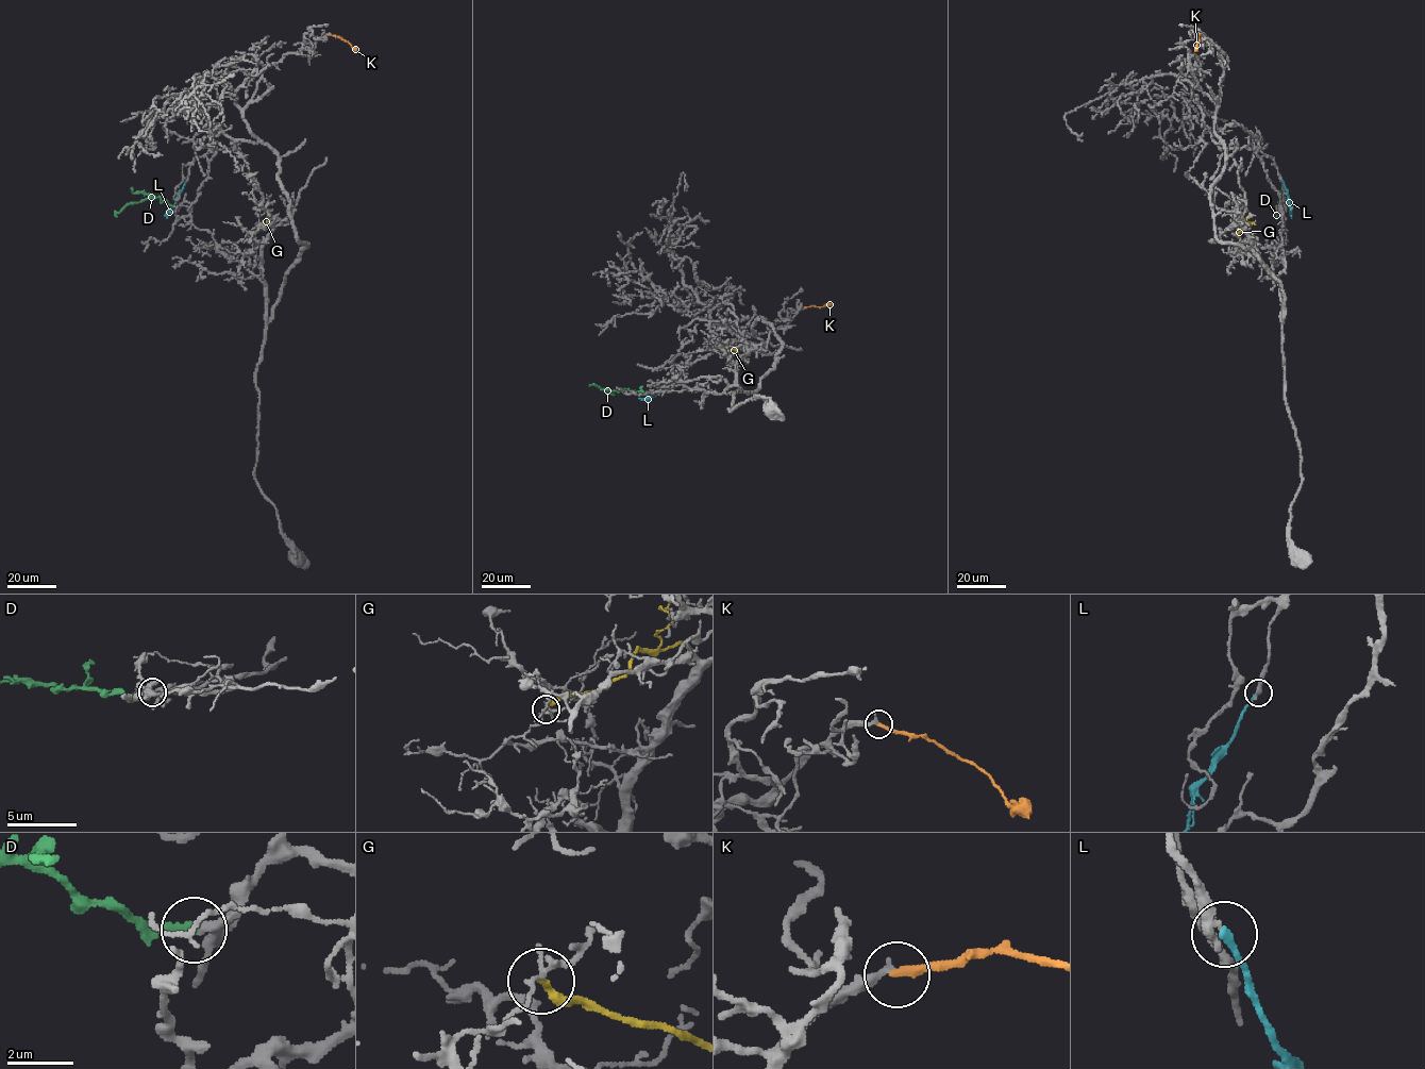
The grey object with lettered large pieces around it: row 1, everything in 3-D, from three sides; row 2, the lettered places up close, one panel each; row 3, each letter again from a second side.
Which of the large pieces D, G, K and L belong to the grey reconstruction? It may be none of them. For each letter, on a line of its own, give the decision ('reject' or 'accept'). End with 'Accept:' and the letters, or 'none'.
D: accept
G: reject
K: reject
L: reject
Accept: D

